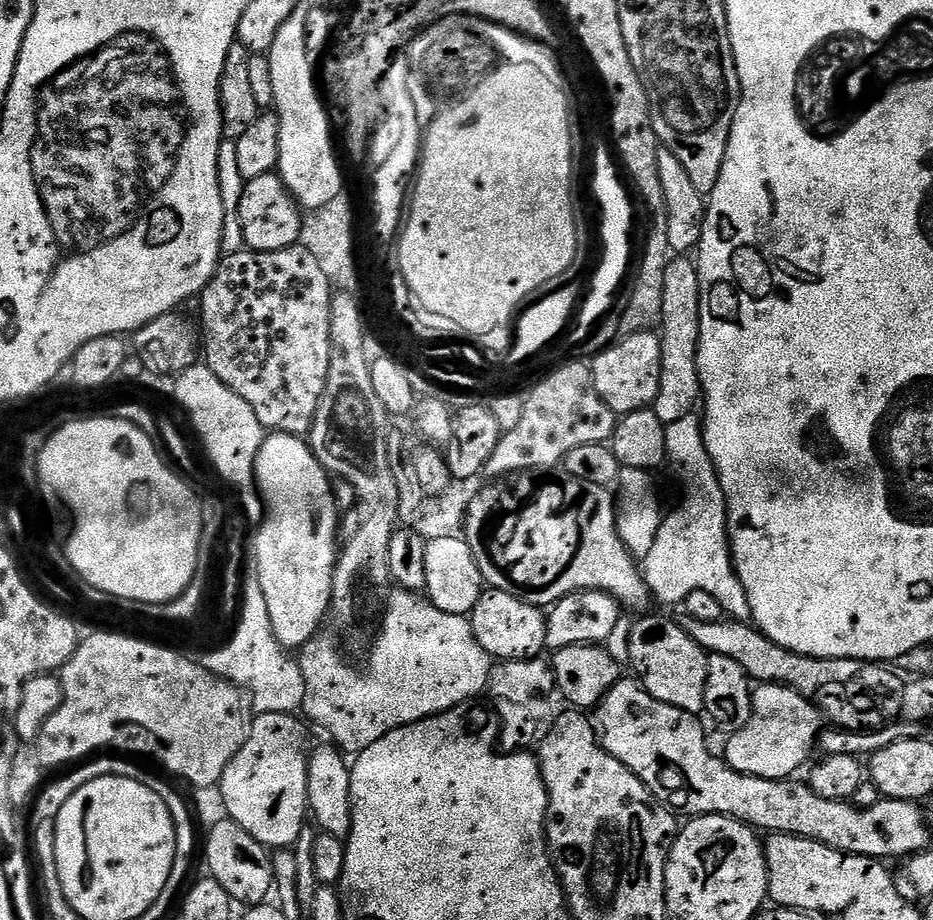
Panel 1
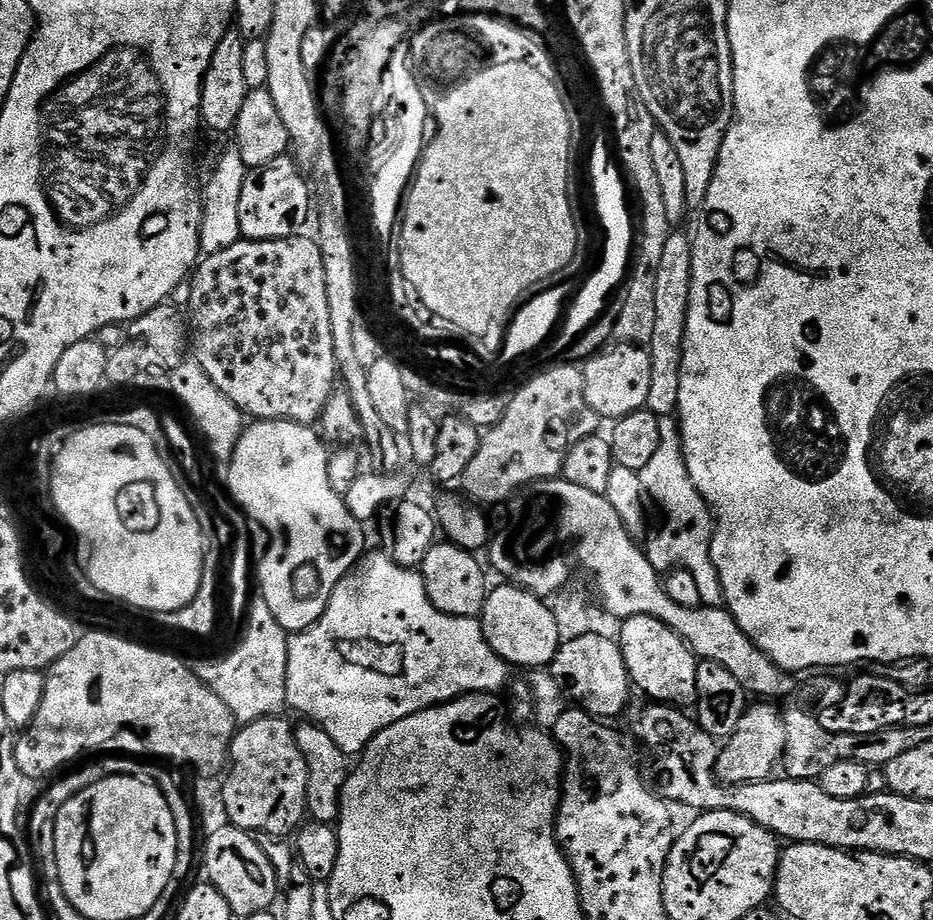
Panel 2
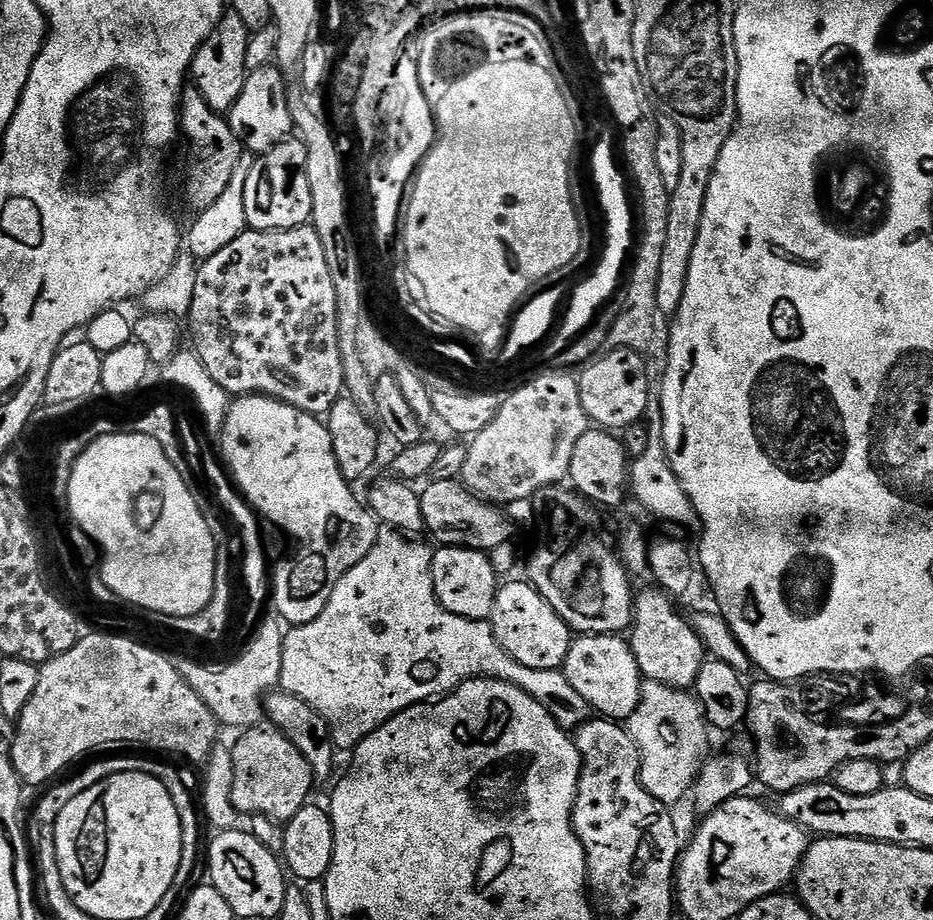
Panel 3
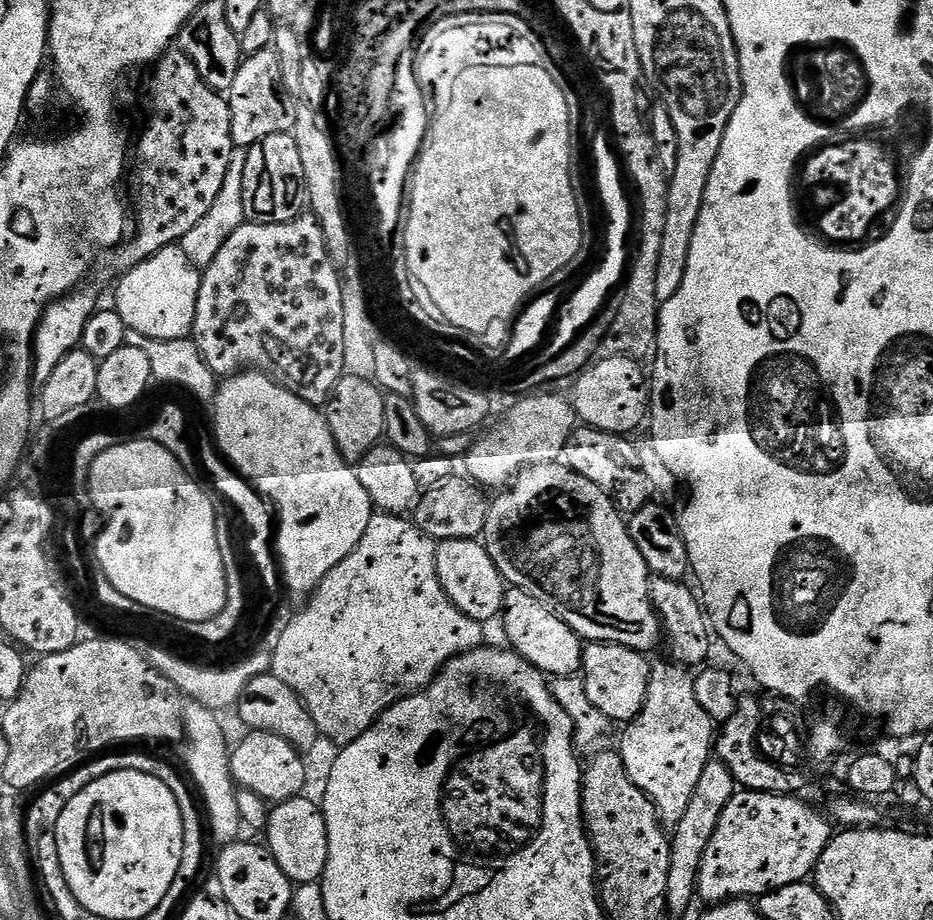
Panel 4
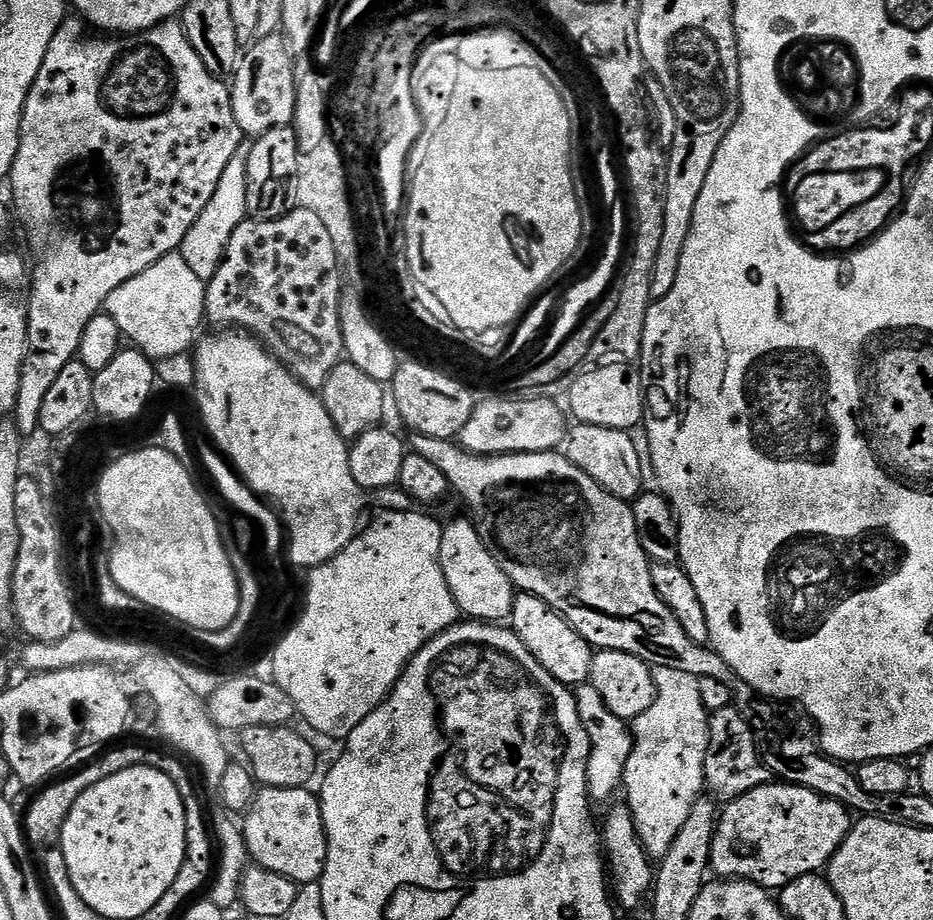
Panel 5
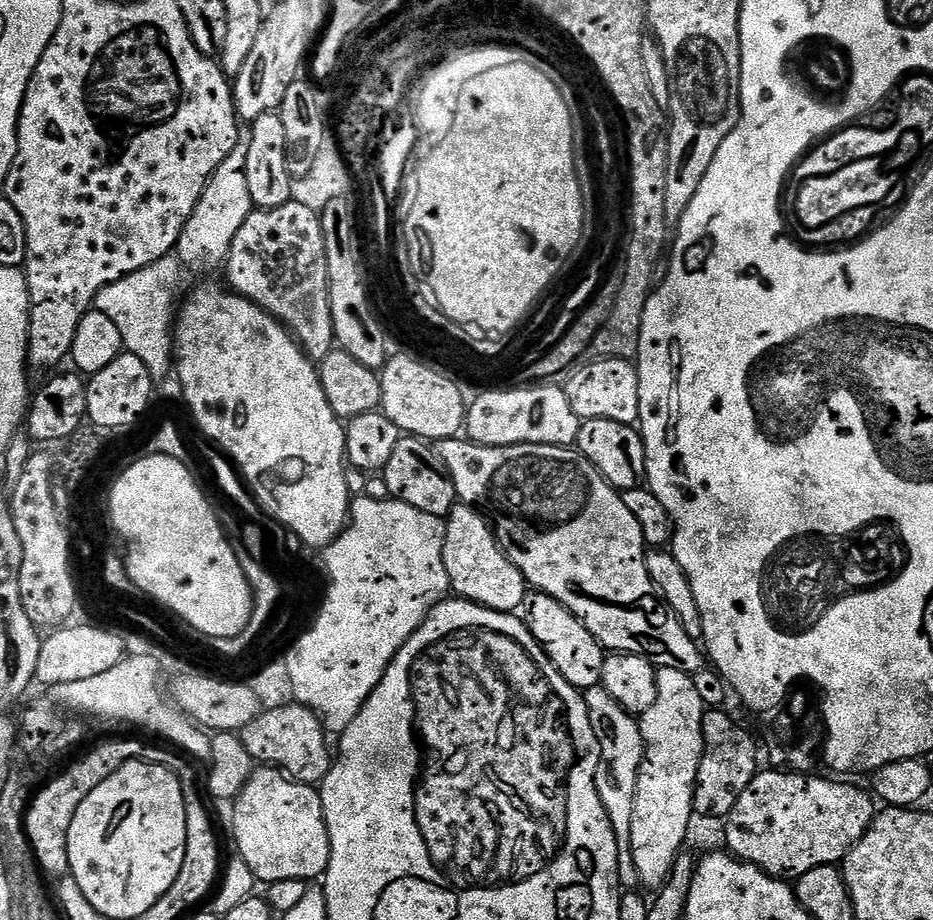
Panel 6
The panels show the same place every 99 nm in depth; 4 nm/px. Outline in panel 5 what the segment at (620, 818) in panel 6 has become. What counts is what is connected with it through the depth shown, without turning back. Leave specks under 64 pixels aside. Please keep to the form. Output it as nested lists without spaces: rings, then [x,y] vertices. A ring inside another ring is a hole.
[[[589,682],[581,684],[575,689],[576,705],[578,714],[582,718],[582,726],[586,726],[586,734],[590,734],[590,762],[586,770],[588,779],[588,794],[593,801],[608,800],[611,801],[615,792],[621,791],[624,782],[624,771],[626,762],[632,753],[632,730],[629,721],[618,718],[602,702],[602,694],[594,690],[594,686]]]

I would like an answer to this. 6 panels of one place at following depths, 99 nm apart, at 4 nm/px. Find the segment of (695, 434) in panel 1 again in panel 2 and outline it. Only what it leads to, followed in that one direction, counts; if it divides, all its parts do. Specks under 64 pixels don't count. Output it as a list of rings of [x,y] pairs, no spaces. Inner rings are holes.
[[[675,415],[661,416],[661,442],[654,458],[639,471],[642,483],[656,500],[662,513],[662,523],[658,531],[647,541],[646,555],[649,562],[658,570],[675,569],[679,566],[683,571],[694,574],[694,582],[698,582],[700,599],[707,607],[718,608],[724,604],[724,590],[712,560],[712,533],[714,521],[712,510],[698,494],[698,486],[694,486],[694,478],[690,478],[687,460],[684,457],[684,446],[680,441],[680,425]]]

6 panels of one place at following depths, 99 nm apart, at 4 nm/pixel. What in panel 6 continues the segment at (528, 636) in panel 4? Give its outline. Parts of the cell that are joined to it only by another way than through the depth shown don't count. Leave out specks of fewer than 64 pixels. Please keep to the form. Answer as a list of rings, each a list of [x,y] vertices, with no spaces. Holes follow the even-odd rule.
[[[529,591],[524,597],[522,605],[522,619],[524,624],[534,634],[534,638],[544,647],[544,653],[550,662],[575,688],[587,690],[597,687],[602,678],[602,670],[606,659],[606,649],[586,630],[586,626],[566,606],[562,606],[554,598],[544,592]]]

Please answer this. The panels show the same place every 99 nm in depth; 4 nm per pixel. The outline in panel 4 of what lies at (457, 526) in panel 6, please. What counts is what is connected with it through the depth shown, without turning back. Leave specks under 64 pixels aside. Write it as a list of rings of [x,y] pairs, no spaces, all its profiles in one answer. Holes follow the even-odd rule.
[[[479,539],[442,540],[436,545],[436,565],[440,584],[450,602],[472,620],[489,622],[504,611],[506,581]]]

